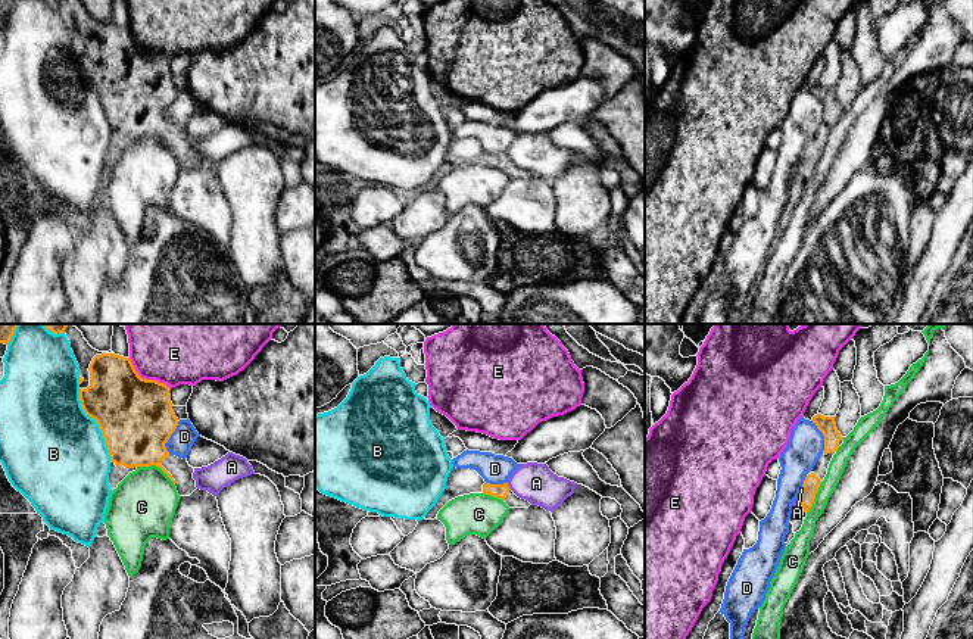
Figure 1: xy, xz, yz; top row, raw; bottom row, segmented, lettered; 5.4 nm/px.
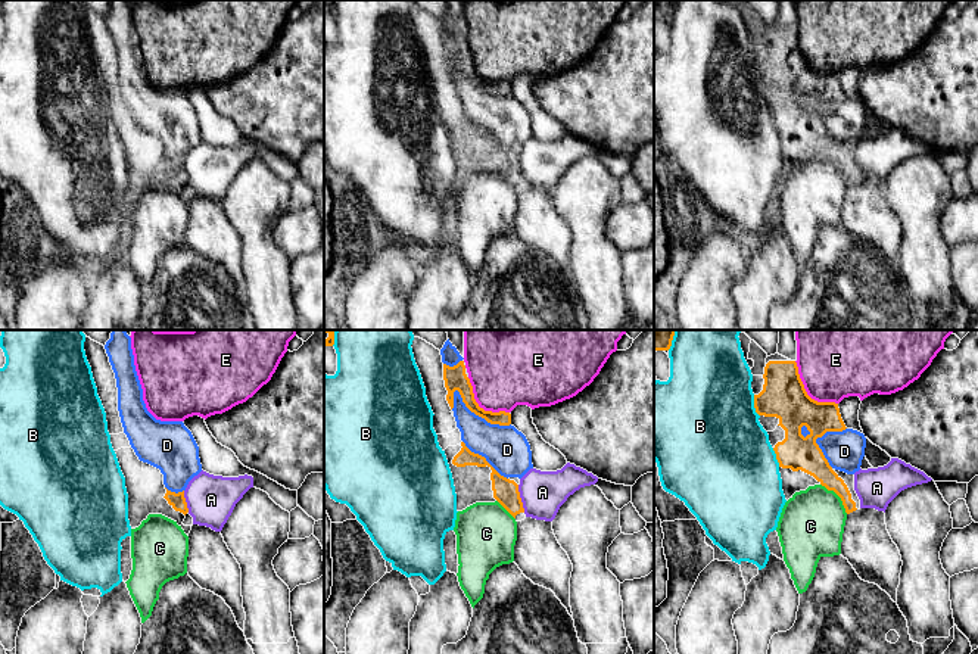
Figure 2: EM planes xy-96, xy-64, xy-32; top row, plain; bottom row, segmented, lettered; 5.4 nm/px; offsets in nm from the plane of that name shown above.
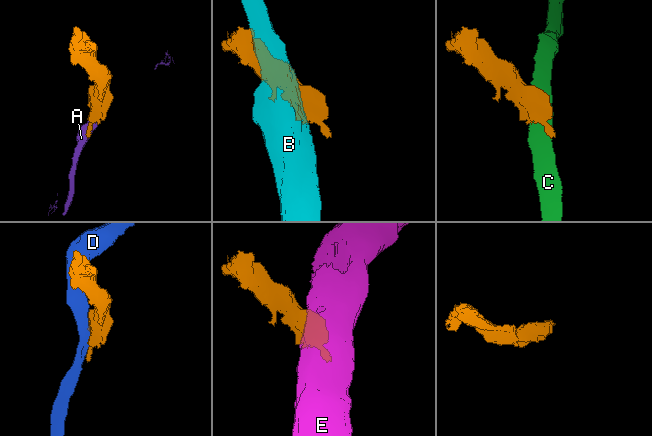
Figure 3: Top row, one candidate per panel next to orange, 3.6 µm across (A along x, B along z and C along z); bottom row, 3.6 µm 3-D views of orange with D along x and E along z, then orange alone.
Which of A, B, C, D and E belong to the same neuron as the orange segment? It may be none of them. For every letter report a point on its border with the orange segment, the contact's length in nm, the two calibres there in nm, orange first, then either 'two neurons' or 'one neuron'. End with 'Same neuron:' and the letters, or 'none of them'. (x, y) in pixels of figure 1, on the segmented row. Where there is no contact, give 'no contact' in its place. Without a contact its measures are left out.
A: xz (508, 486) | 50 nm | 80/220 nm | two neurons
B: xy (97, 423) | 440 nm | 400/480 nm | two neurons
C: xy (156, 465) | 240 nm | 380/360 nm | two neurons
D: xy (170, 436) | 190 nm | 400/130 nm | two neurons
E: xy (144, 379) | 280 nm | 400/460 nm | two neurons
Same neuron: none of them

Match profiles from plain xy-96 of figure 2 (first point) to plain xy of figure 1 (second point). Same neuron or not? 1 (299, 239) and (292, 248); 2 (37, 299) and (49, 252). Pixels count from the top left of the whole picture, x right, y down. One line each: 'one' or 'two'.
1: two
2: one

